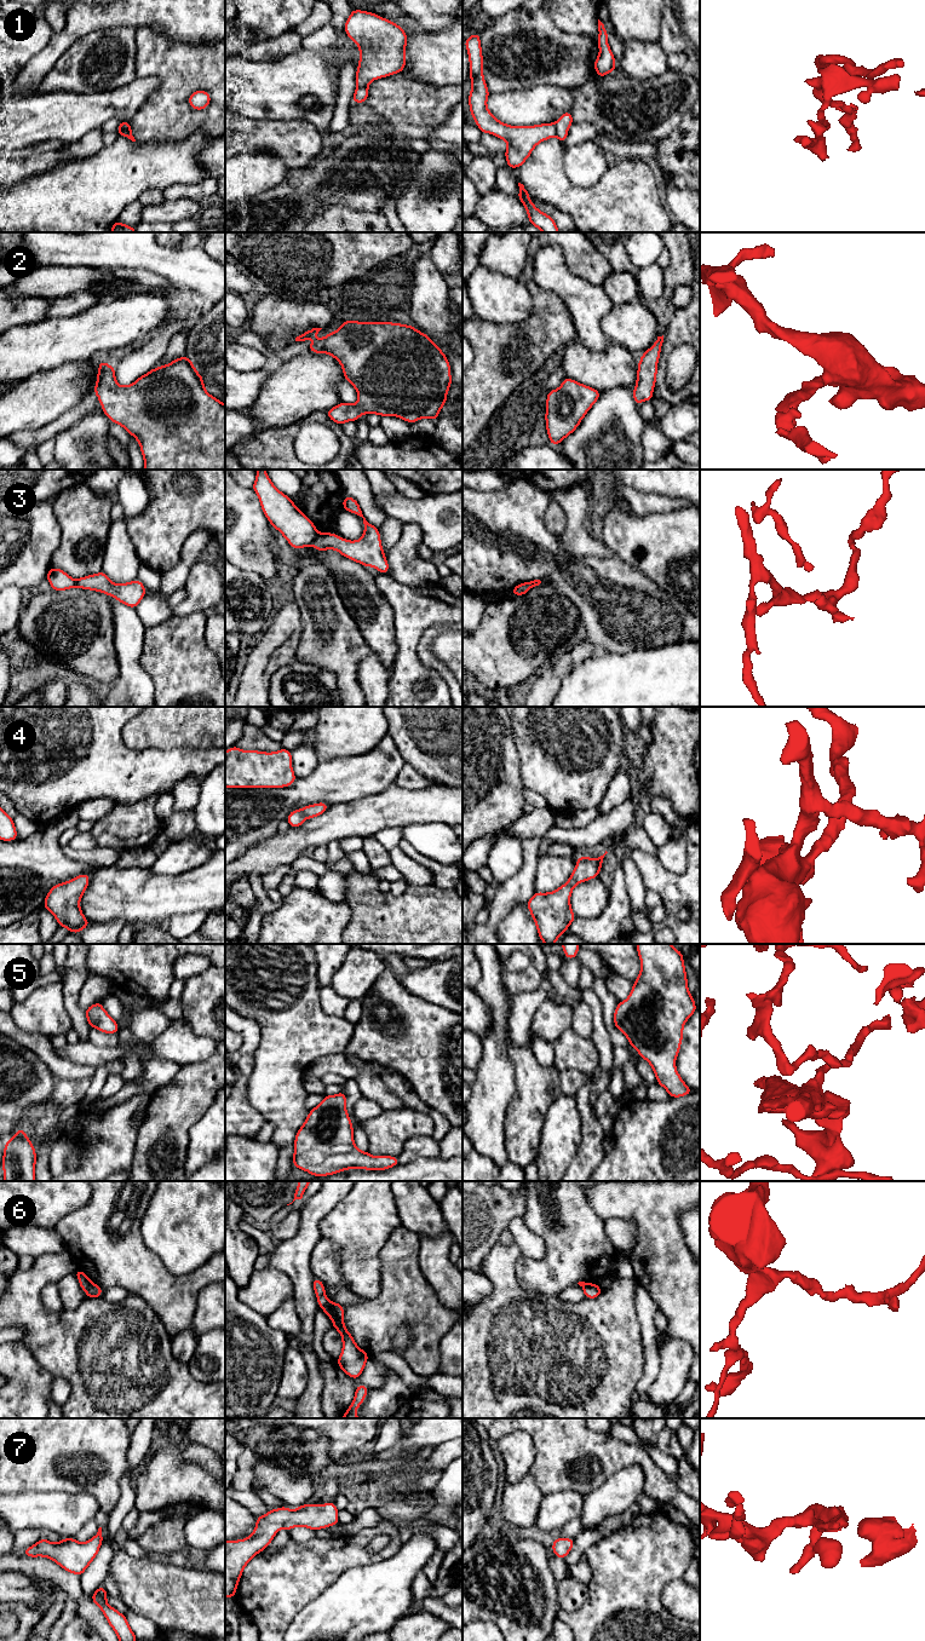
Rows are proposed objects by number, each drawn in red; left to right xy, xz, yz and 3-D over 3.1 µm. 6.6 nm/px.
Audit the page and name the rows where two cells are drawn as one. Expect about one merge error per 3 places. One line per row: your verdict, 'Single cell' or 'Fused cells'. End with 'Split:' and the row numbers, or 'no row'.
1: Fused cells
2: Single cell
3: Fused cells
4: Single cell
5: Single cell
6: Fused cells
7: Single cell
Split: 1, 3, 6

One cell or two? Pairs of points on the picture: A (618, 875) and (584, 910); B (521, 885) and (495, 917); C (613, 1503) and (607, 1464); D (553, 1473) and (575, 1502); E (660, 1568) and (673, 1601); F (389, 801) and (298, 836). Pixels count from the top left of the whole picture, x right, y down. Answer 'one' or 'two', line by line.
A: two
B: one
C: two
D: two
E: two
F: one

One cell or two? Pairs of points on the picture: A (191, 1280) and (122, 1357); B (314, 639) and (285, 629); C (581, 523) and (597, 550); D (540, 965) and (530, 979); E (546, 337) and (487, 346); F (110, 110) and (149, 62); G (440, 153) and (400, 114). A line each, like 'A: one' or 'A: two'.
A: two
B: two
C: one
D: two
E: one
F: two
G: two

